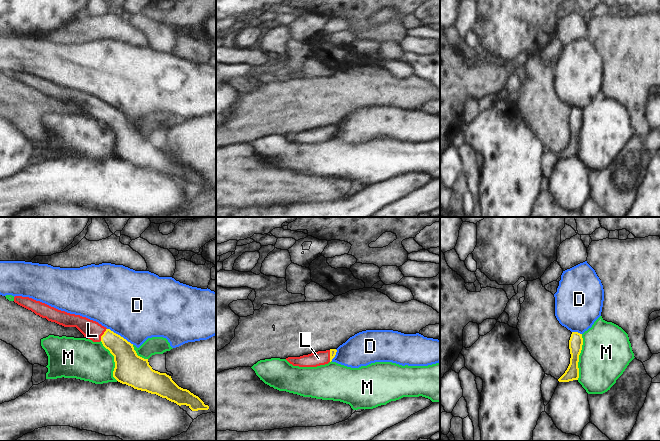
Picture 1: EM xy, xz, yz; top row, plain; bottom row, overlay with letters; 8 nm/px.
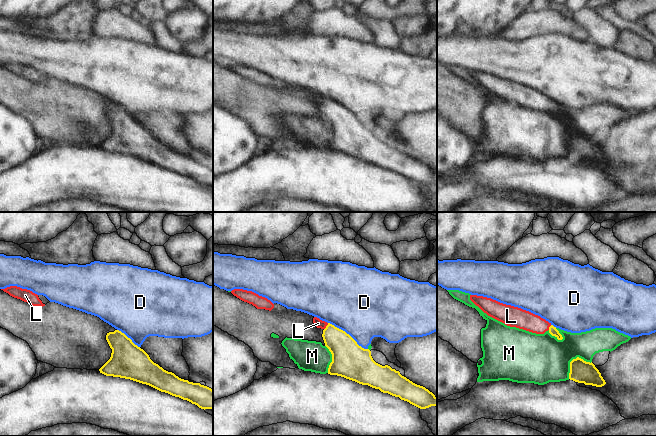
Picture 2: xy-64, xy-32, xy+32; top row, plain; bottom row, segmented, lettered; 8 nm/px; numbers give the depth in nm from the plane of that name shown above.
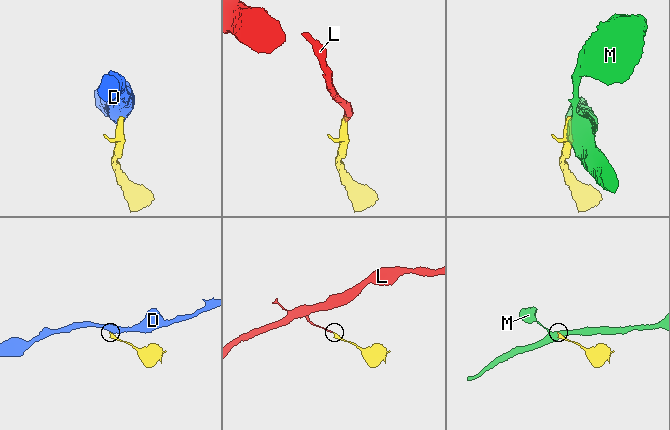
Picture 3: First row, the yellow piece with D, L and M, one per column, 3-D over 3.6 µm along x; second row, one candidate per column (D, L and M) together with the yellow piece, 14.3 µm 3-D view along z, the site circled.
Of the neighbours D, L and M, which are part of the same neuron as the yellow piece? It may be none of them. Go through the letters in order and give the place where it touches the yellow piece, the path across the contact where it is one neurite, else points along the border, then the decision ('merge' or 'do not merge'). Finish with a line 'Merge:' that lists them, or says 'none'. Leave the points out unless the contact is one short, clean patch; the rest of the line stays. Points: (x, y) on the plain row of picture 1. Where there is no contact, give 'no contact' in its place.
D: contact xy (119, 111); border xy (107, 104), (133, 120); do not merge
L: contact xy (103, 110); way xy (125, 132), (103, 110), (92, 106); merge
M: contact yz (578, 133); do not merge
Merge: L

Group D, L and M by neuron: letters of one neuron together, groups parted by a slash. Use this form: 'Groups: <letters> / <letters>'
Groups: D / L / M.

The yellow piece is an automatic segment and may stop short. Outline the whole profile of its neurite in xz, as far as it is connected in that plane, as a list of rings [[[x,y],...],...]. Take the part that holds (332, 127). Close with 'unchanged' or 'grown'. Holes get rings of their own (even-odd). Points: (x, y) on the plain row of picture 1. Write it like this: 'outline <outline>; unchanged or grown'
outline [[[330,125],[326,127],[318,127],[300,133],[288,133],[286,136],[293,142],[299,143],[317,143],[328,140],[335,133],[337,126]]]; grown

